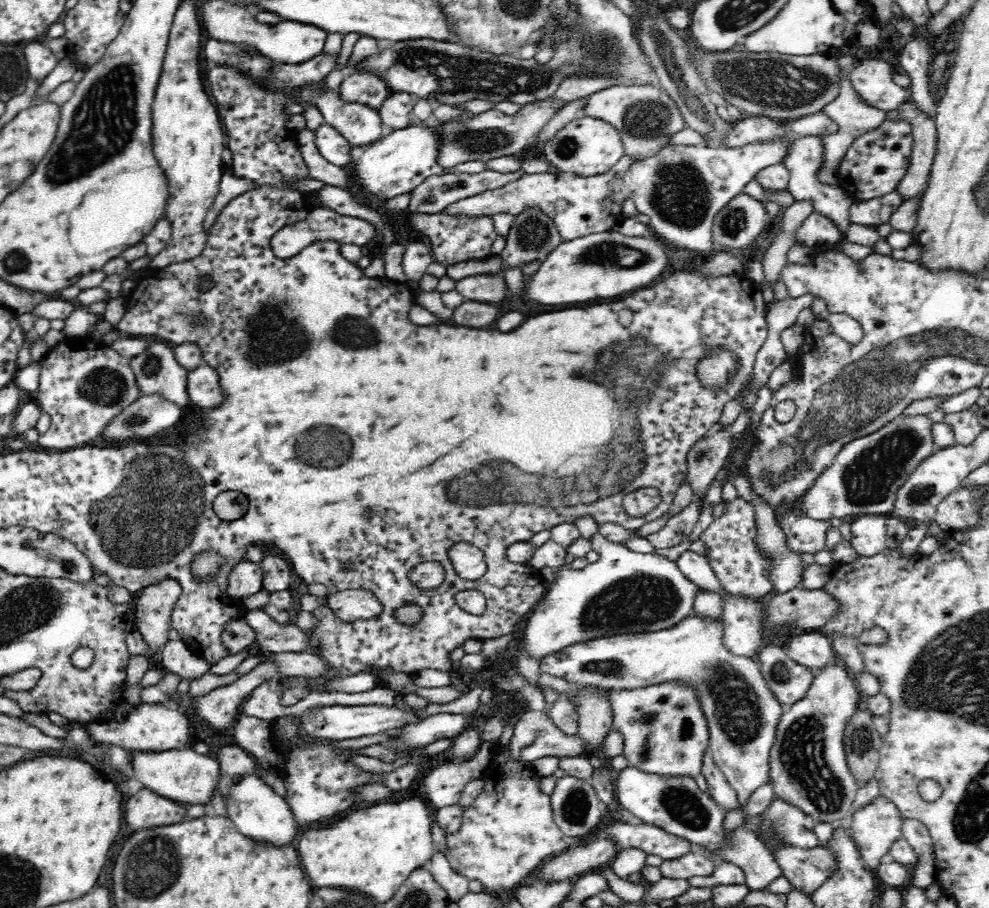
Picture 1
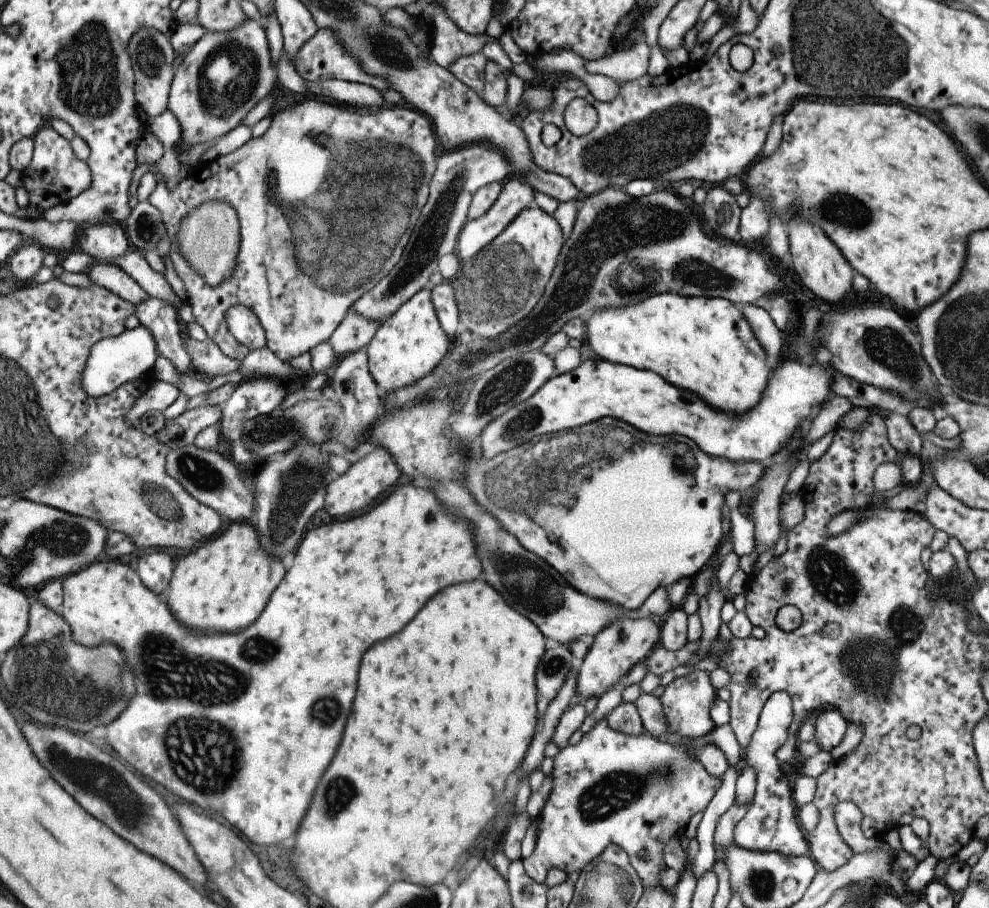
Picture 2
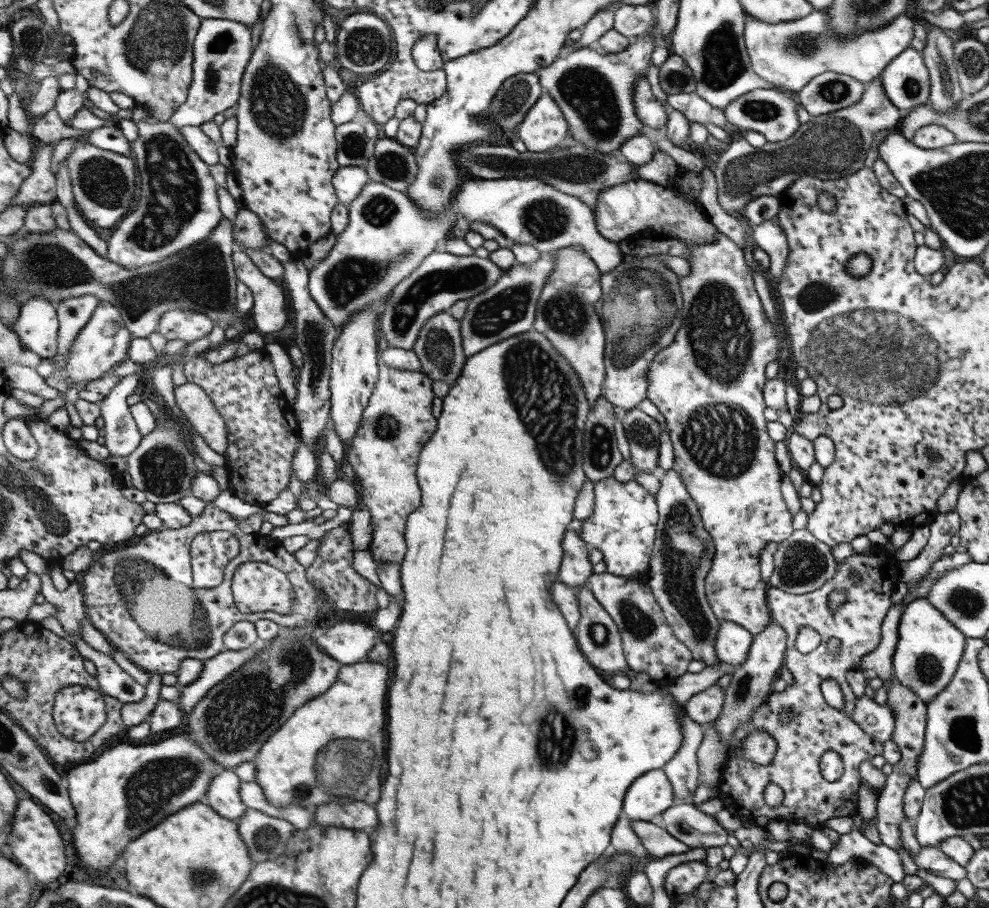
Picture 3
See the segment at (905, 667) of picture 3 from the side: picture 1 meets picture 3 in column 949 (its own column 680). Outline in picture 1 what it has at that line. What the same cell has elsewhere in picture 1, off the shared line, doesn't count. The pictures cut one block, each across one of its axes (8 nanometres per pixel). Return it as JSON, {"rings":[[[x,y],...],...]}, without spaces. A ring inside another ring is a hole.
{"rings":[[[688,618],[672,630],[654,634],[620,634],[570,644],[564,650],[546,654],[540,660],[540,668],[550,676],[564,678],[578,686],[608,688],[616,692],[650,688],[670,680],[696,686],[708,720],[710,756],[726,776],[726,782],[738,792],[740,806],[746,806],[758,788],[772,784],[770,750],[776,742],[776,730],[786,708],[776,700],[774,692],[770,692],[758,658],[730,654],[722,644],[722,630],[722,622],[710,624]]]}

